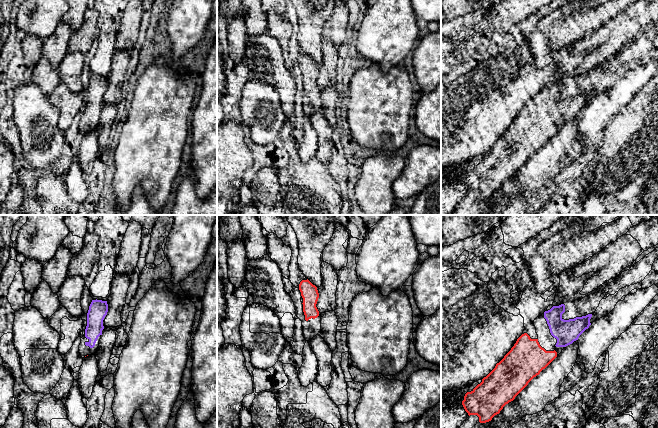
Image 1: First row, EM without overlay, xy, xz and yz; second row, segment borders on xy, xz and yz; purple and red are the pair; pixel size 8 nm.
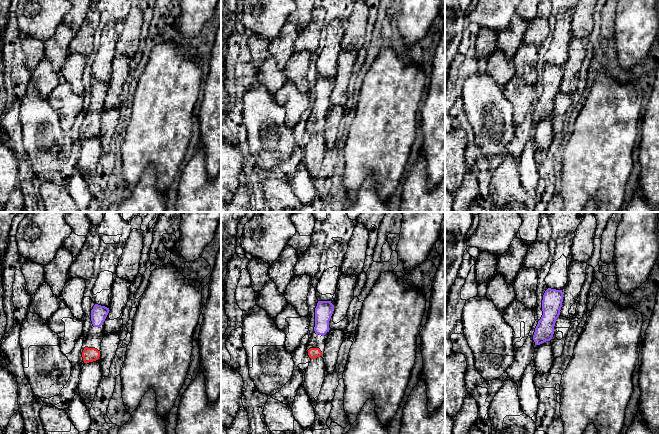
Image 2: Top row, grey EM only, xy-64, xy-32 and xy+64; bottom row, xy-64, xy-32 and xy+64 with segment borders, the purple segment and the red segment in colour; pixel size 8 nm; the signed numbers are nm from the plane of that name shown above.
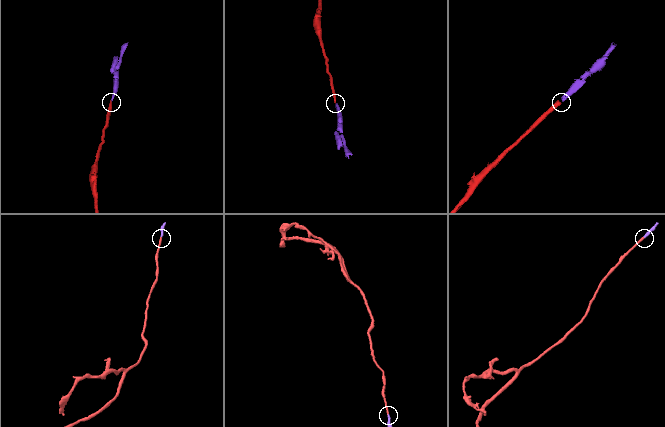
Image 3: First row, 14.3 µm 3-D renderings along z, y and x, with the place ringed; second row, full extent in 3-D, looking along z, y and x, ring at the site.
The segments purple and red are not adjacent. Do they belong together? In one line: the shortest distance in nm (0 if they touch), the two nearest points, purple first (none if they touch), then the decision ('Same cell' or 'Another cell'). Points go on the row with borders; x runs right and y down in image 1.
Distance 40 nm. Across: yz (556, 346), (554, 350). Same cell

